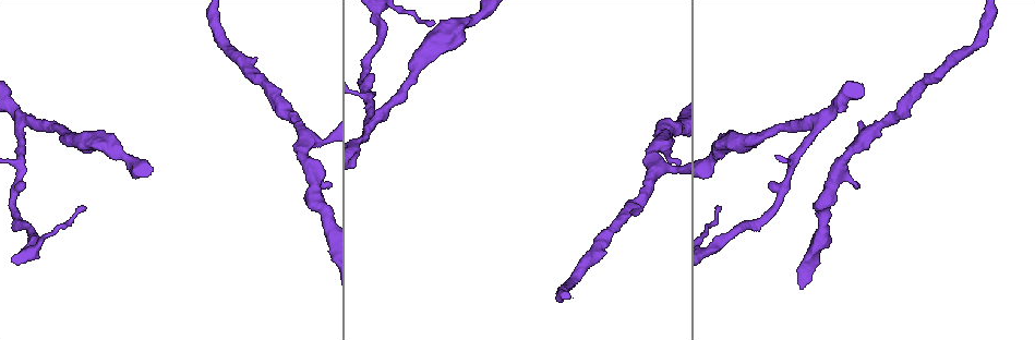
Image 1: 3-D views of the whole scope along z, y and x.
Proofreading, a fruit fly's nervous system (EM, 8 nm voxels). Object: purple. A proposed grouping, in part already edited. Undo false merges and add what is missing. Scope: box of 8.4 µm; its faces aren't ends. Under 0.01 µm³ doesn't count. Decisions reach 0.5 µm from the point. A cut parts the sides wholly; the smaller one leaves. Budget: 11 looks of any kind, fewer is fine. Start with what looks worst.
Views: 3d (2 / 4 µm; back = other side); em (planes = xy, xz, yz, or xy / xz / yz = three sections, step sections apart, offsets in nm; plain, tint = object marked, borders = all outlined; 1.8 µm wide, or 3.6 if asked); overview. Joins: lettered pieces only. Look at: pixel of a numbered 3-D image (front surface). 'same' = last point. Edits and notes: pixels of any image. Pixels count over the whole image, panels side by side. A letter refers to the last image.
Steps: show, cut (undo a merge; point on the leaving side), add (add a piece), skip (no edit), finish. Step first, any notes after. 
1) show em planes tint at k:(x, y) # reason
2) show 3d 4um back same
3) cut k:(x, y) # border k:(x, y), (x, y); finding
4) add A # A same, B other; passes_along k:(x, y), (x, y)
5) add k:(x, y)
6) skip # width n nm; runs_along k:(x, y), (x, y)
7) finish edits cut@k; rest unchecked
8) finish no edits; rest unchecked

show em xy step 8 borders at 1:(26, 122) # three-way junction

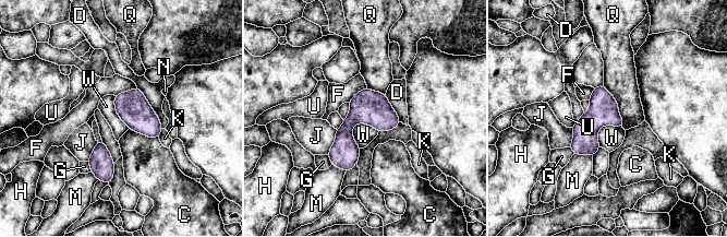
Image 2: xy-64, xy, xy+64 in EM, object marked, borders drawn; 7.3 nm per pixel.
skip # C other, D other, F other, G other, H other, J other, K other, M other, N other, Q other, U other, W other; one neuron here

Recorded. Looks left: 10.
show 3d 2um at 1:(29, 250) # abrupt turn

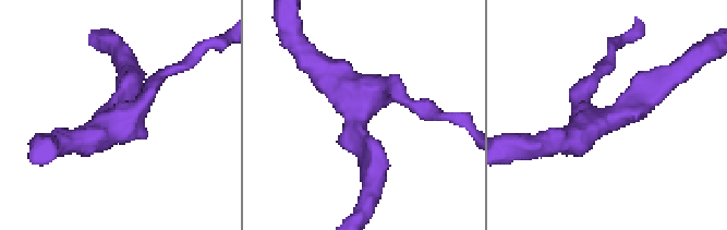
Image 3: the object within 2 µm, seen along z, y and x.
show em planes plain at 3:(111, 110) # need the tissue

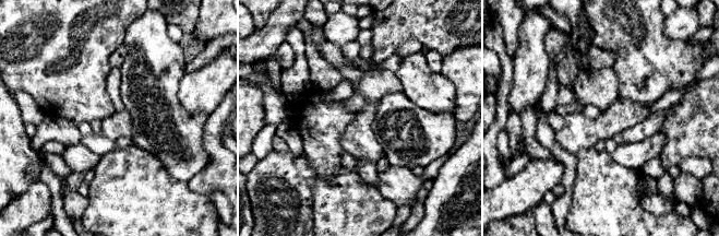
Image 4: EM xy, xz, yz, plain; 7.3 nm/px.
show em planes borders same

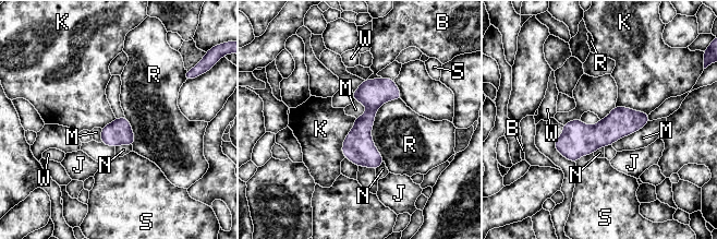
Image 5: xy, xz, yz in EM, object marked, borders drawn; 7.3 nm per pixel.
skip # B other, J other, K other, M other, N other, R other, S other, W other; border 5:(354, 117), (342, 143), (343, 157); all the same neuron

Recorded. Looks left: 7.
show 3d 2um at 1:(306, 137) # three arms meet

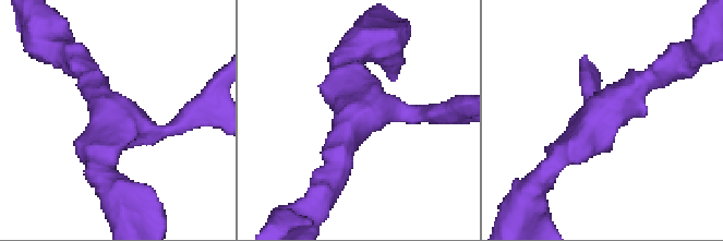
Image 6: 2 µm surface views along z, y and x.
show em planes borders at 6:(113, 126) # arms 3; arm_widths 180, 220, 300 nm; need the tissue

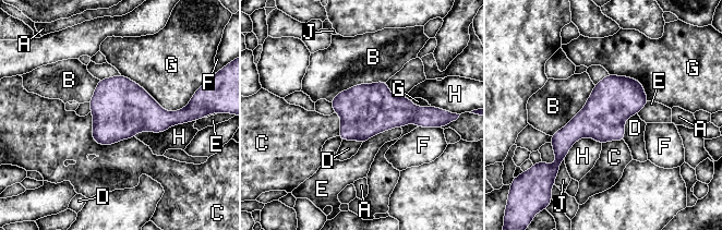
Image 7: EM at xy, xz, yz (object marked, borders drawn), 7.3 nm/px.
skip # A other, B other, C other, D other, E other, F other, G other, H other, J other; border 7:(637, 113), (626, 120), (623, 140); continuous, no second neuron

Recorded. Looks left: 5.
show 3d 2um at 1:(83, 205)

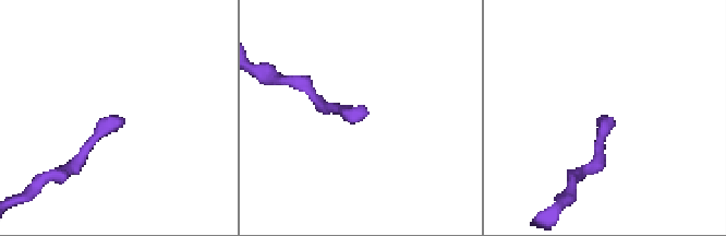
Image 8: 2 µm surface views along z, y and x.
show em xy step 8 tint at 8:(597, 122)

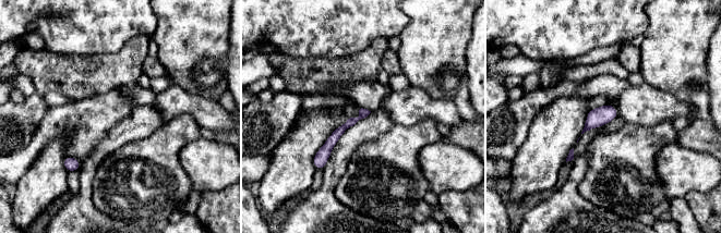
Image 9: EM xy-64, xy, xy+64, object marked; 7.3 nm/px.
show em xy step 8 borders same

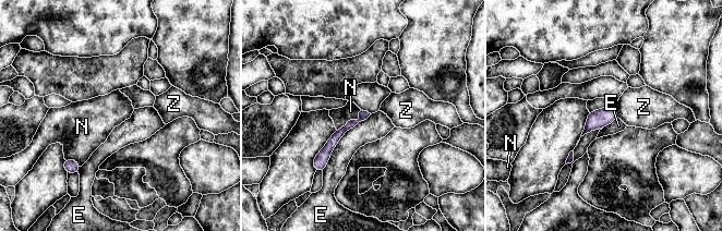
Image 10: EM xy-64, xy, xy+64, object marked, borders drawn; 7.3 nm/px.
skip # E other, N other, Z other; none of them fits

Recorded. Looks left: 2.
finish no edits; rest unchecked

